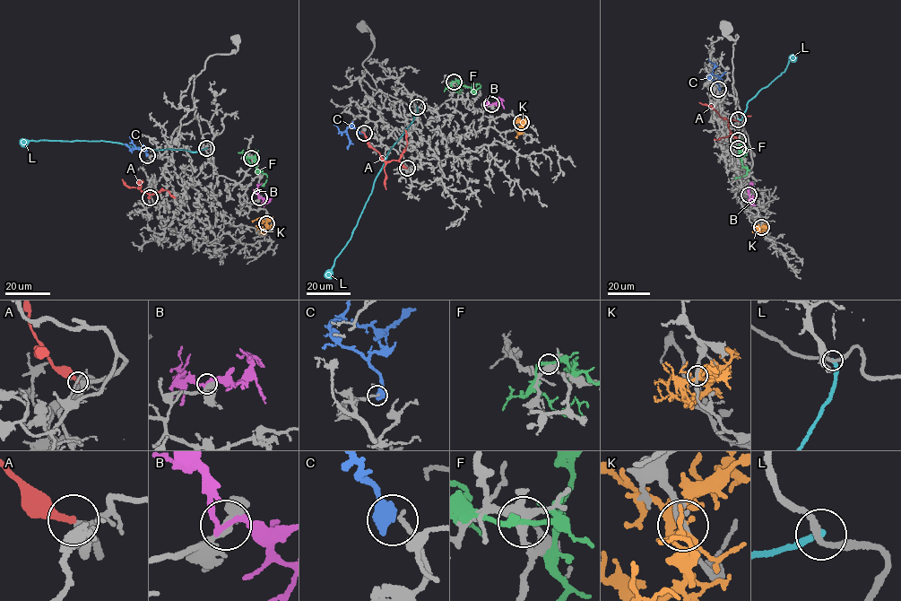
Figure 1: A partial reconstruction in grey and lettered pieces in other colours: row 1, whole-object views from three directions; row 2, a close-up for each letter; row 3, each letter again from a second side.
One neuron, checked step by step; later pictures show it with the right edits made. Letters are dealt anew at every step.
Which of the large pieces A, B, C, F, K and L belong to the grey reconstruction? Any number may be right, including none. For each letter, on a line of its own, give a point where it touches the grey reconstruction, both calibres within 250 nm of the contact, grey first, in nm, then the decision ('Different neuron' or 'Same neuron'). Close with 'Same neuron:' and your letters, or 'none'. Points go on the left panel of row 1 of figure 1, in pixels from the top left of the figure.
A: Touches grey at (150, 197). Thickness 220 nm (grey) against 280 nm. Different neuron
B: Touches grey at (259, 197). Thickness 360 nm (grey) against 190 nm. Different neuron
C: Touches grey at (147, 155). Thickness 160 nm (grey) against 600 nm. Same neuron
F: Touches grey at (251, 158). Thickness 400 nm (grey) against 180 nm. Different neuron
K: Touches grey at (266, 223). Thickness 240 nm (grey) against 200 nm. Different neuron
L: Touches grey at (206, 148). Thickness 240 nm (grey) against 280 nm. Different neuron
Same neuron: C

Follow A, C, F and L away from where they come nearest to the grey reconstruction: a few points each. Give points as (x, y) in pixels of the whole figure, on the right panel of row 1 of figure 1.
A: (738, 140), (730, 132), (728, 120), (709, 105), (699, 102)
C: (718, 90), (719, 85), (709, 75), (720, 76), (726, 72)
F: (738, 148), (746, 174), (736, 178)
L: (738, 119), (741, 118), (748, 101), (784, 73), (789, 60), (794, 59)

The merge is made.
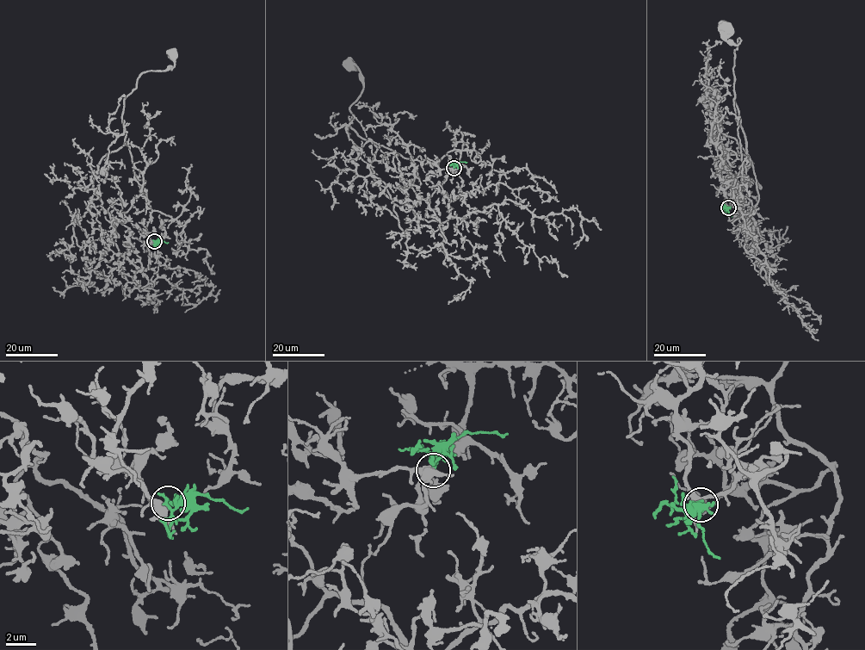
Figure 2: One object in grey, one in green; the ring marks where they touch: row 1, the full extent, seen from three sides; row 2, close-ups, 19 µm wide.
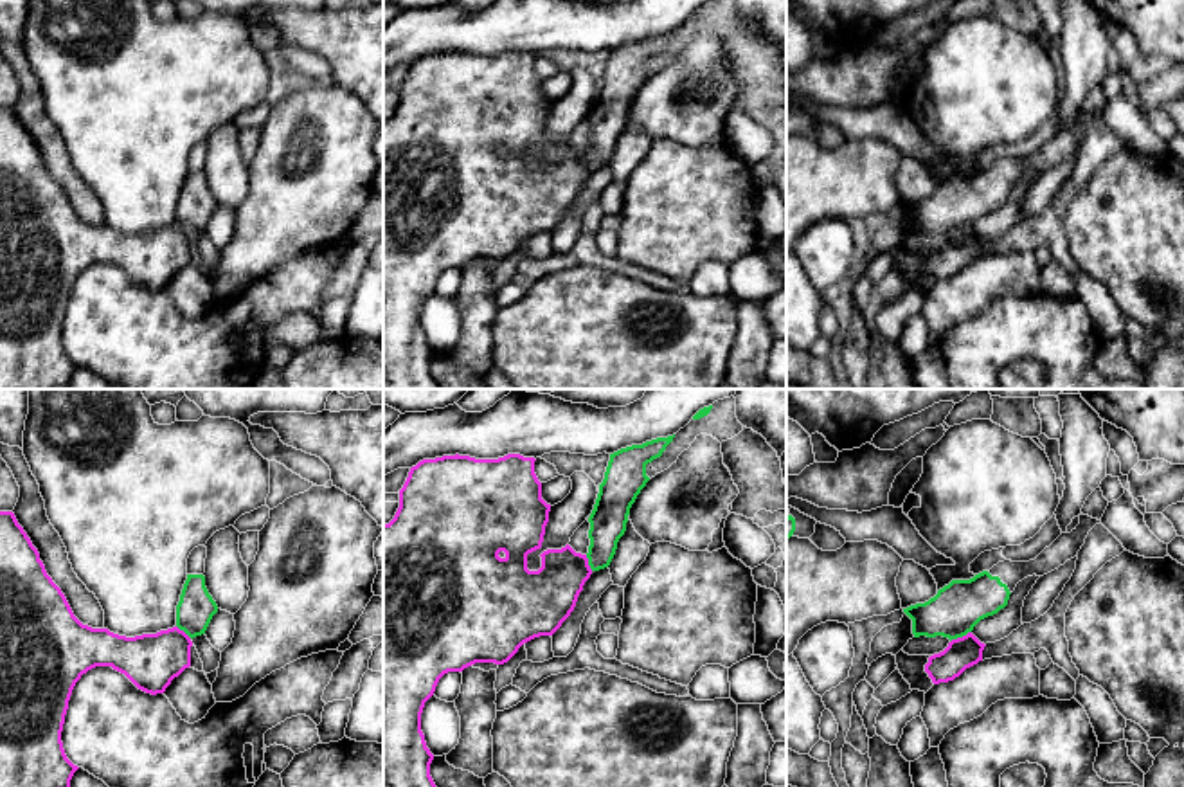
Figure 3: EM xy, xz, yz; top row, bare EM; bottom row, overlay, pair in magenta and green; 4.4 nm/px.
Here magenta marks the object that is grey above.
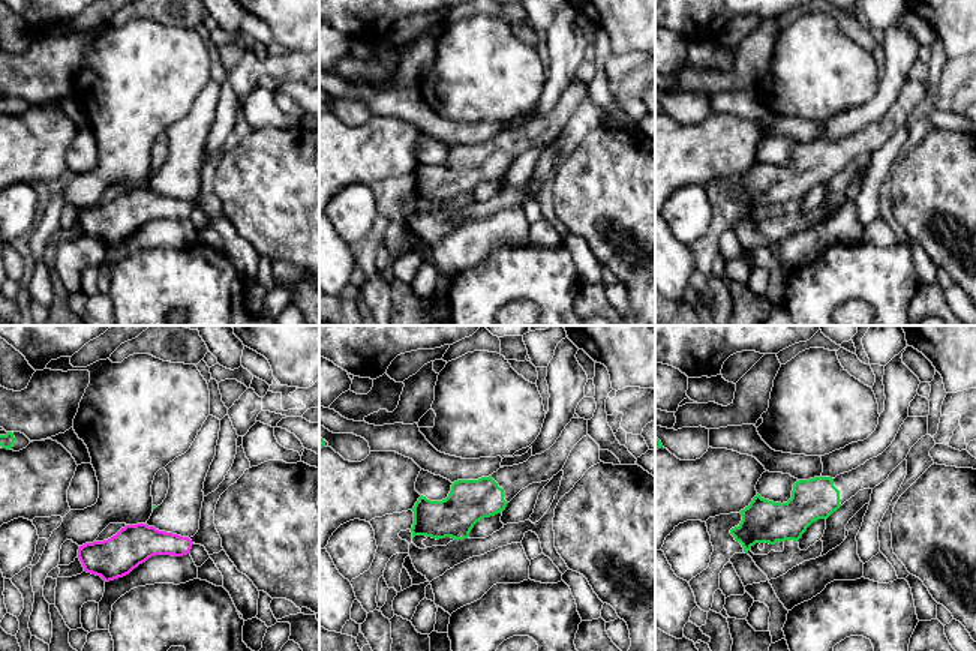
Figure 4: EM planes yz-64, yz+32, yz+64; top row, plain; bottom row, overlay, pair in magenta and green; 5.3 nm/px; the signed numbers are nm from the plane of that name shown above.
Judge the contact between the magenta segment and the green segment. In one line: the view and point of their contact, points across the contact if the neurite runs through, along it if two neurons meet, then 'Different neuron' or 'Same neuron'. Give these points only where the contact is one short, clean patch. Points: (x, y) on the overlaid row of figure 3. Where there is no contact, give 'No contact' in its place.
Touches magenta at yz (959, 638). Boundary: yz (970, 631), (950, 642). Different neuron

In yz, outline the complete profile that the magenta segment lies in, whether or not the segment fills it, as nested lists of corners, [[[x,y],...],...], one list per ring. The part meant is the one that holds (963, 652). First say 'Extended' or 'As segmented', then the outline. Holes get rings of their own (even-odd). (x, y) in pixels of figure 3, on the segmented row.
As segmented. [[[968,632],[963,638],[952,639],[943,652],[930,656],[925,672],[934,684],[954,681],[966,668],[982,661],[984,647],[984,643]]]

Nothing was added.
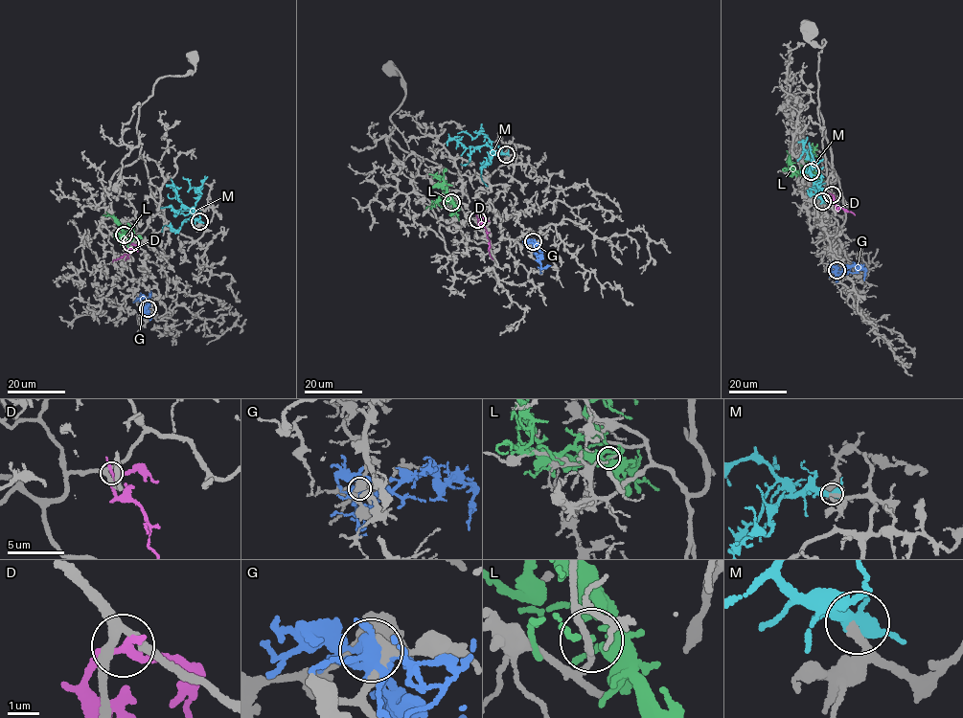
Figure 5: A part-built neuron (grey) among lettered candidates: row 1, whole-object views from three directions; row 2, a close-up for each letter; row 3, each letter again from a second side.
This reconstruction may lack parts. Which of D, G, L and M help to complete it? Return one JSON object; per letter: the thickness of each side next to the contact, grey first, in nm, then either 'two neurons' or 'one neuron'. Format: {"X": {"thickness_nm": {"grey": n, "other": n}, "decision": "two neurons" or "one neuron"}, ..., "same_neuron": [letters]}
{"D": {"thickness_nm": {"grey": 280, "other": 200}, "decision": "two neurons"}, "G": {"thickness_nm": {"grey": 280, "other": 460}, "decision": "two neurons"}, "L": {"thickness_nm": {"grey": 180, "other": 150}, "decision": "two neurons"}, "M": {"thickness_nm": {"grey": 280, "other": 440}, "decision": "one neuron"}, "same_neuron": ["M"]}

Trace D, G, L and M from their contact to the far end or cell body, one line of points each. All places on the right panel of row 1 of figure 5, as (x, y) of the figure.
D: (832, 194), (835, 205), (855, 214)
G: (836, 270), (861, 267), (865, 269), (864, 280)
L: (811, 172), (790, 171), (791, 164), (787, 150)
M: (822, 201), (817, 184), (821, 177), (809, 142)

